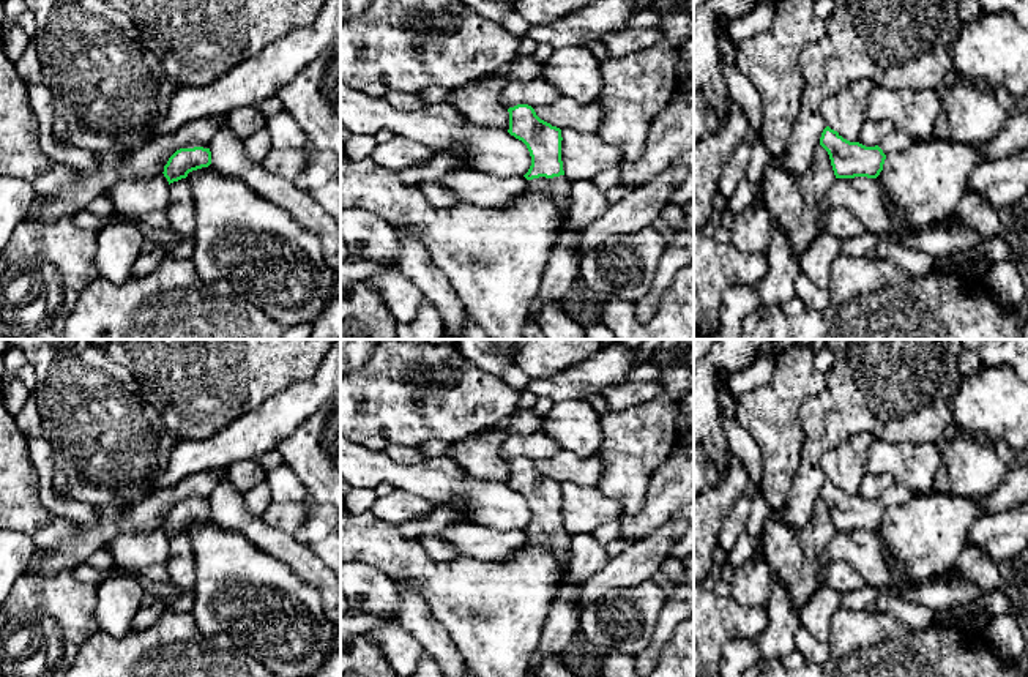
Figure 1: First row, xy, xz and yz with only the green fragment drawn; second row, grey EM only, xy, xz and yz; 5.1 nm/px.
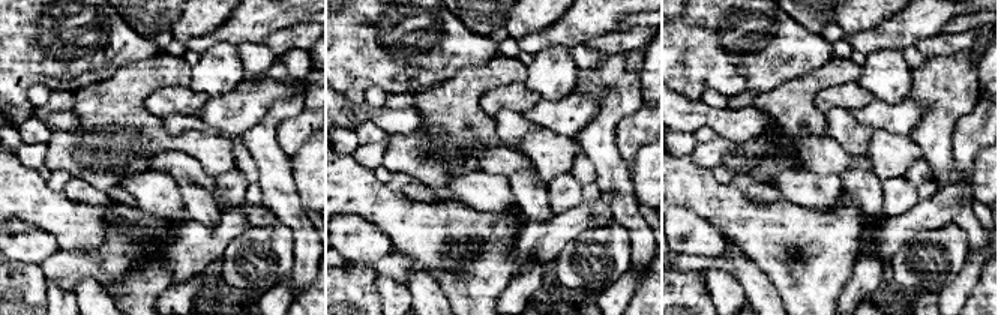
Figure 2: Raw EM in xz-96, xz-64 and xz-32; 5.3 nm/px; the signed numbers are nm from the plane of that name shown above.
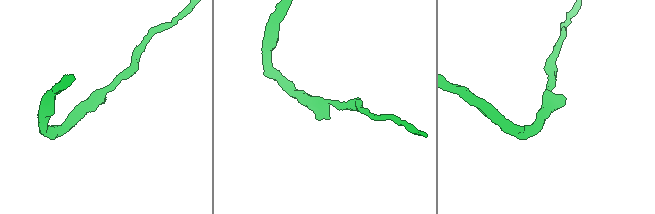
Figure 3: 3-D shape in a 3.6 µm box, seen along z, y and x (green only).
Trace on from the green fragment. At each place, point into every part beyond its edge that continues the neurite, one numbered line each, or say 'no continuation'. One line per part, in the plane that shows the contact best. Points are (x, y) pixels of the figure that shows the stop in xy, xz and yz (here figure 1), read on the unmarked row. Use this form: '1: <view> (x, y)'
1: xz (560, 540)

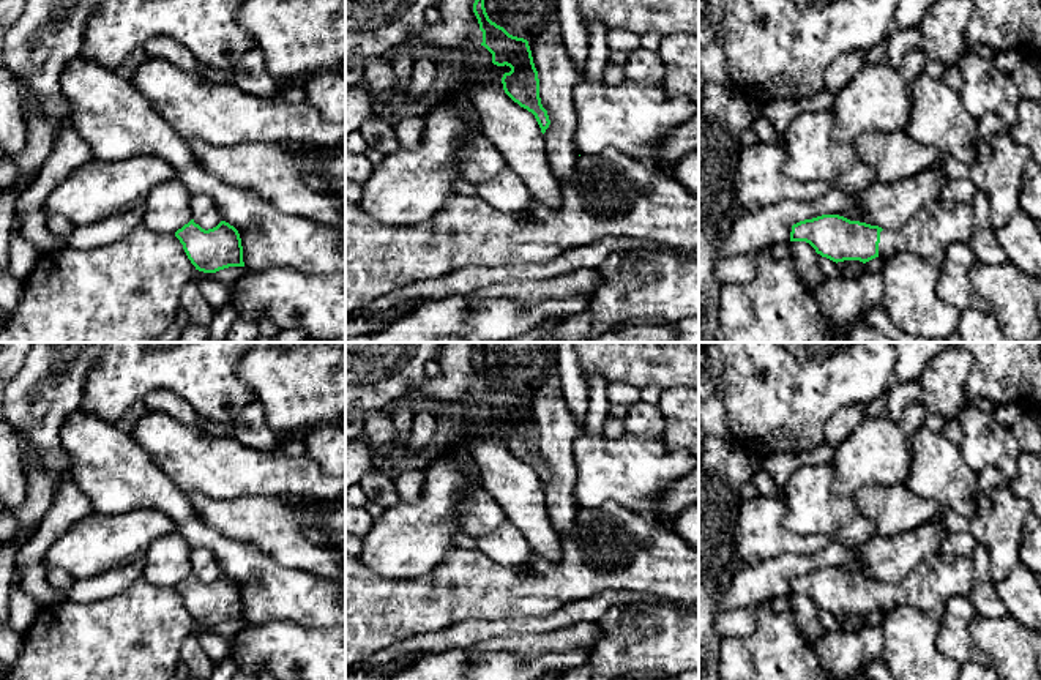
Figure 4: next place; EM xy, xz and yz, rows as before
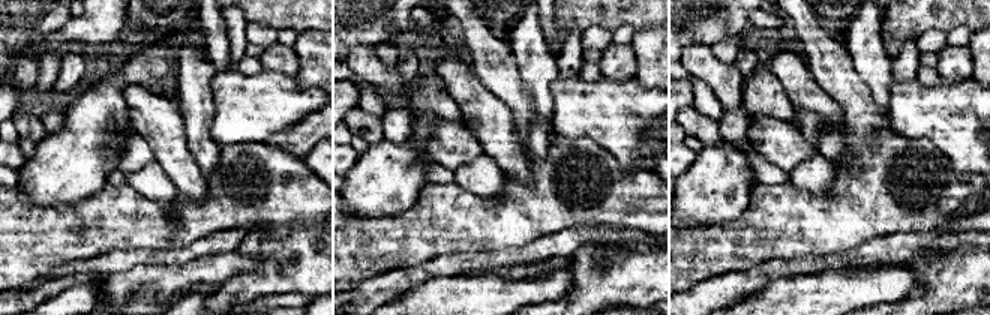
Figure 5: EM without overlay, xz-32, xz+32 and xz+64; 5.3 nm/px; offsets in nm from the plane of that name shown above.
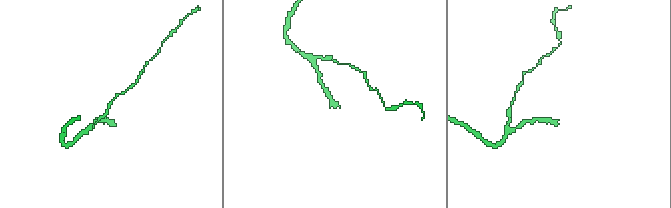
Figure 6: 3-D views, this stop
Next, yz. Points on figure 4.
1: yz (932, 582)

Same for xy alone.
no continuation

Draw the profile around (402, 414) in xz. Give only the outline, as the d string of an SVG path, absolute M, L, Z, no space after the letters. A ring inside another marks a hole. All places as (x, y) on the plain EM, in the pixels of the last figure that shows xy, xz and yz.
M397 402L390 407L390 417L396 428L396 442L388 448L391 453L397 453L402 442L410 435L410 429L413 426L415 409L412 404Z

